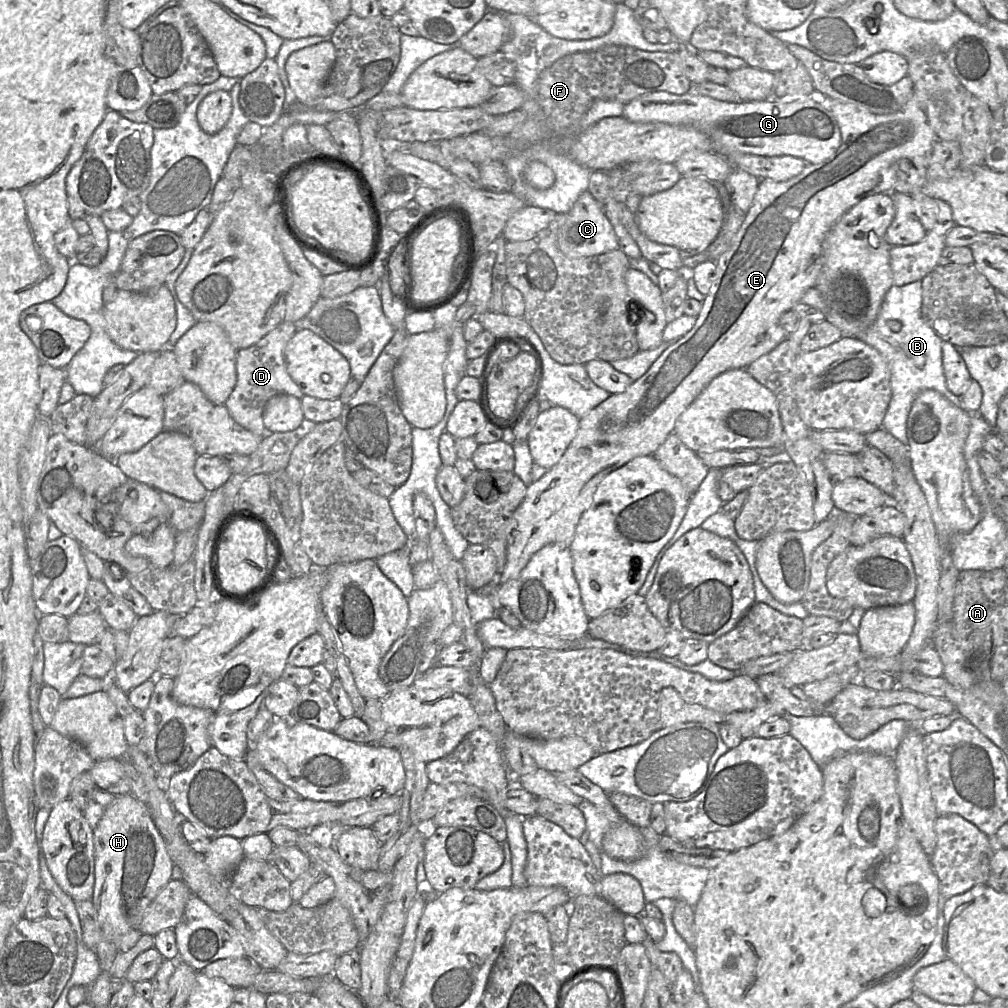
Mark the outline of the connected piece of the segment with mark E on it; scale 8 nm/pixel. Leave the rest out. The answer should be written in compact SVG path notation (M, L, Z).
M914 92L908 103L898 112L892 114L877 115L859 109L852 104L840 102L830 97L821 96L821 104L832 113L837 121L841 132L841 145L837 152L818 164L807 164L805 169L797 176L783 182L771 179L760 179L758 190L753 202L738 232L732 239L731 245L716 260L716 279L713 281L705 300L702 303L701 311L692 329L685 335L672 343L650 366L648 371L639 379L634 381L624 392L611 394L605 401L589 411L579 421L576 436L568 446L561 459L537 481L527 487L526 495L515 510L508 526L507 535L507 557L506 565L501 576L501 583L516 579L525 568L531 557L544 546L550 544L570 545L578 522L582 514L589 508L593 501L593 495L600 482L612 471L623 466L630 460L646 455L653 455L657 448L666 440L669 434L673 433L676 420L684 410L697 398L703 389L718 375L730 370L747 368L752 362L761 356L771 352L777 345L787 338L788 333L781 327L779 320L783 313L791 310L794 305L801 303L804 293L816 285L818 275L822 267L822 243L836 221L850 208L859 203L862 199L879 194L891 193L894 190L896 181L895 163L902 158L928 159L935 143L937 142L937 128L940 118L940 106L925 93Z

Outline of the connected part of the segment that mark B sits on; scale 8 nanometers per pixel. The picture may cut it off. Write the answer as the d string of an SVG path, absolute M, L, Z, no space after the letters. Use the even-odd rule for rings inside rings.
M922 281L904 286L893 285L888 290L875 322L856 337L876 349L888 362L891 372L892 396L883 420L882 428L865 435L867 444L877 448L895 464L911 467L907 438L907 420L915 398L924 390L932 389L950 402L964 409L960 398L946 385L942 365L942 340L921 317ZM890 320L898 320L902 326L898 332L888 327Z

